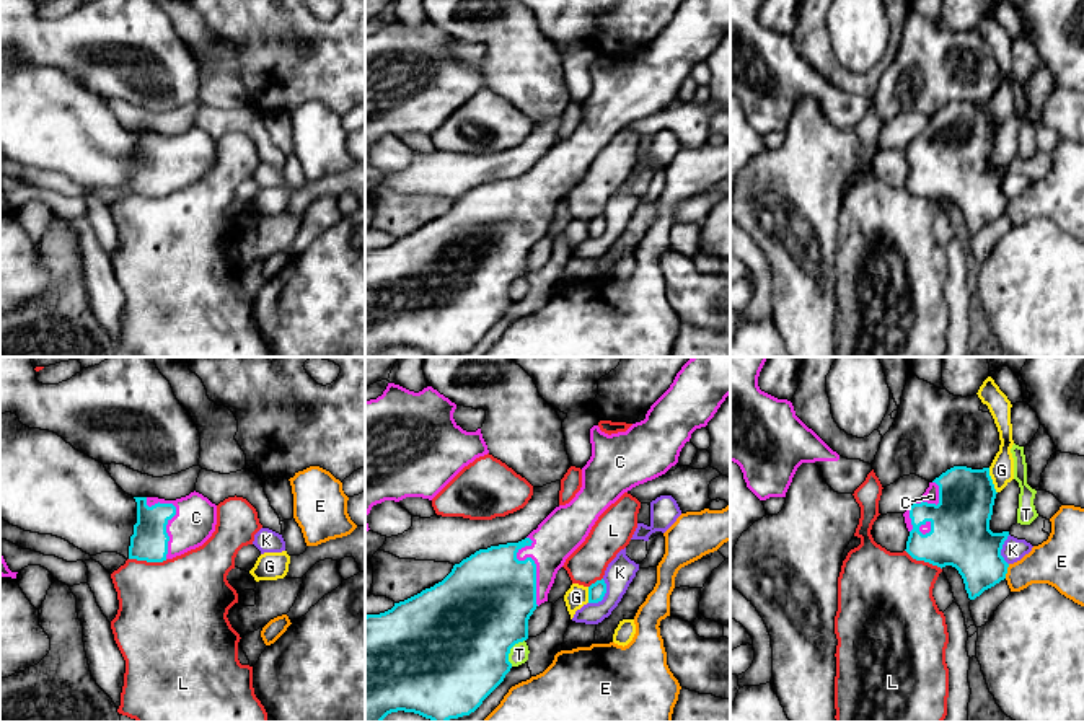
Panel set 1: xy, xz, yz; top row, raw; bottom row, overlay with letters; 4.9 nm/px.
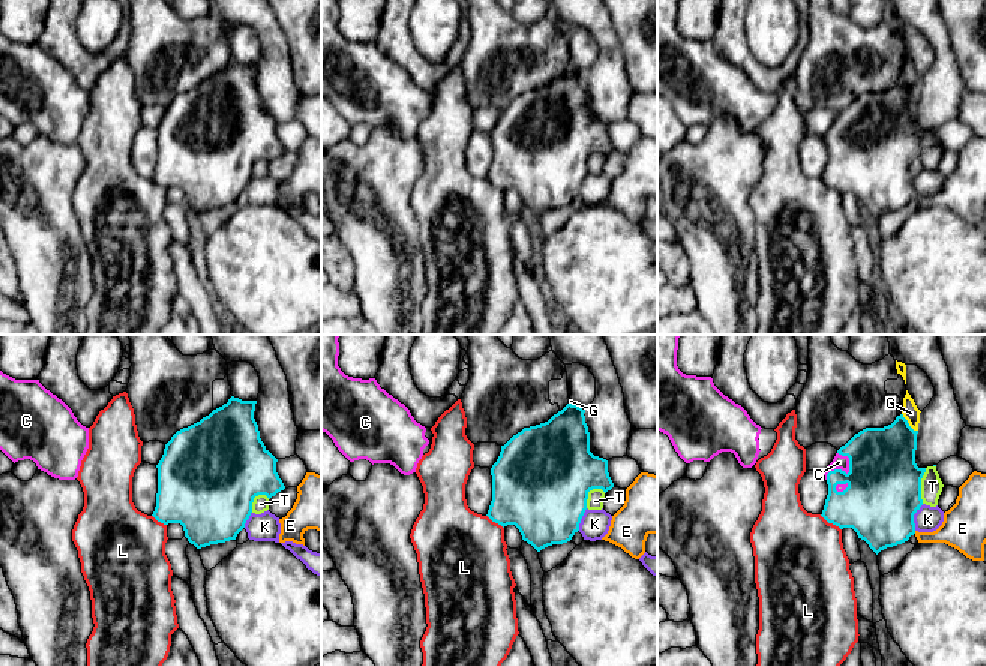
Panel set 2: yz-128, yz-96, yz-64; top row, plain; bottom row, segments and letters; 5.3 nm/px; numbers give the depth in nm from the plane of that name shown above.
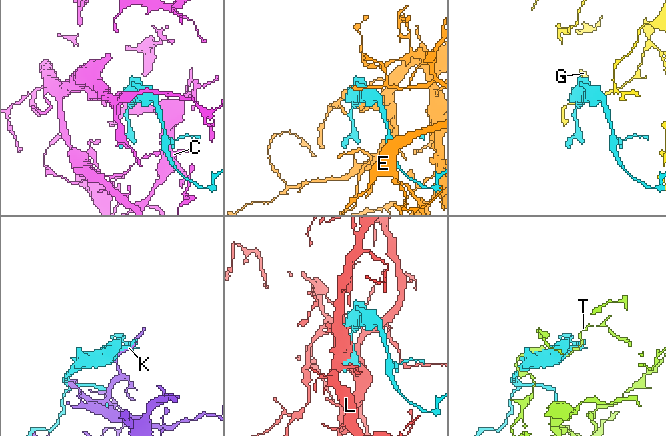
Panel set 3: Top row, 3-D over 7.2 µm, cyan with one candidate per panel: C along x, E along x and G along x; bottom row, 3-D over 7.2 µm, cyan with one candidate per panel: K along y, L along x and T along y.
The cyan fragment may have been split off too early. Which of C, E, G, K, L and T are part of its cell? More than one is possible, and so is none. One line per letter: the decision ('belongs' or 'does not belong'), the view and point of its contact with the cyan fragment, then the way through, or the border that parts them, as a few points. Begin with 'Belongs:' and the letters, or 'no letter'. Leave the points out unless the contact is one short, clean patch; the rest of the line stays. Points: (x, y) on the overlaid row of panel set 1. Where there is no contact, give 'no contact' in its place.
Belongs: C
C: belongs; contact xz (533, 563)
E: does not belong; contact yz (1006, 571)
G: does not belong; contact yz (991, 481)
K: does not belong; contact xz (603, 595)
L: does not belong; contact xy (149, 561)
T: does not belong; contact xz (509, 651)

